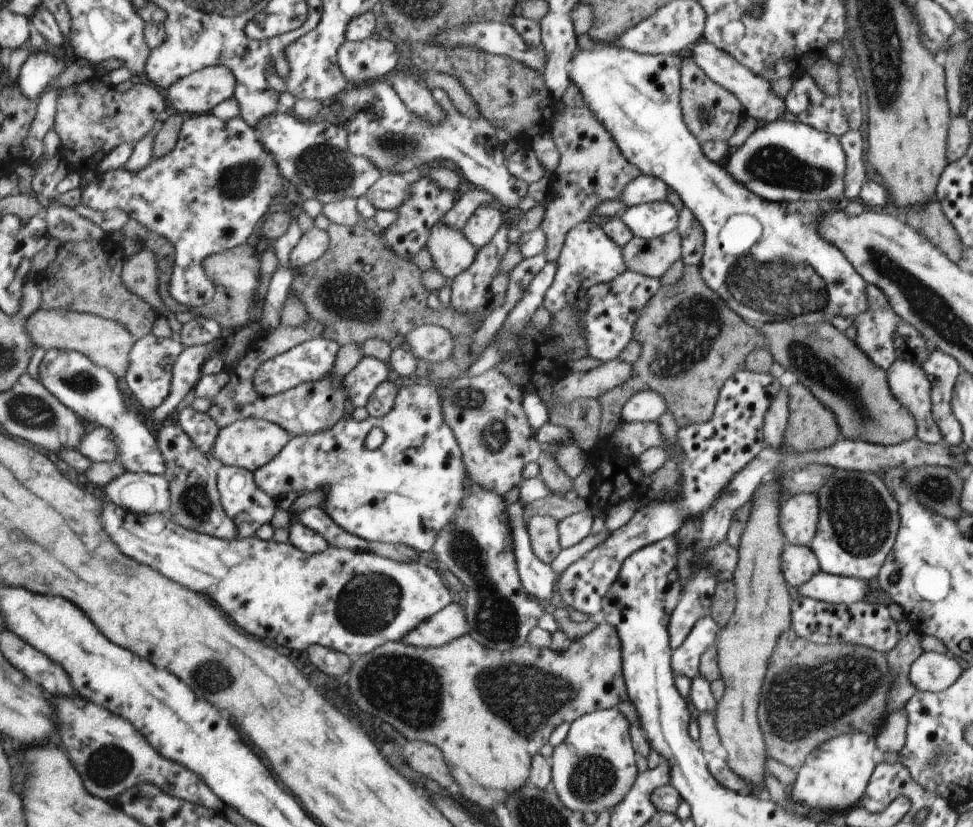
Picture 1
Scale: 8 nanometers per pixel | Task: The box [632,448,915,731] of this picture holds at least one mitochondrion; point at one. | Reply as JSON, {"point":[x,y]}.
{"point":[859,518]}

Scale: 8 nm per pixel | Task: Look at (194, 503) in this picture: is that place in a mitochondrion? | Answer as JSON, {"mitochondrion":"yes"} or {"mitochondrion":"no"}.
{"mitochondrion":"yes"}

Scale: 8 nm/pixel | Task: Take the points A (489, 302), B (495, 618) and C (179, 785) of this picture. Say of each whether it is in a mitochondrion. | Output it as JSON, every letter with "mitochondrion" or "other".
{"A":"other","B":"mitochondrion","C":"other"}

